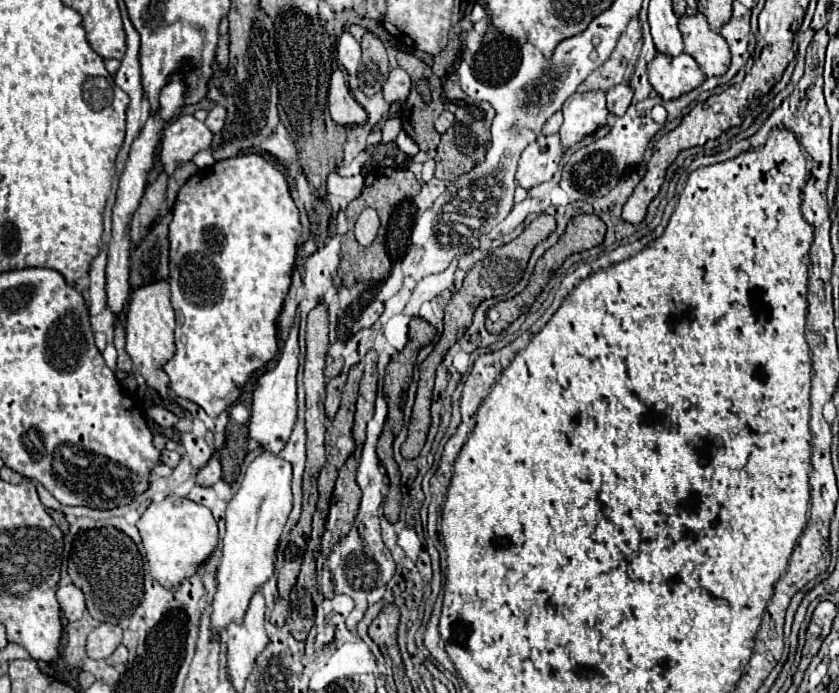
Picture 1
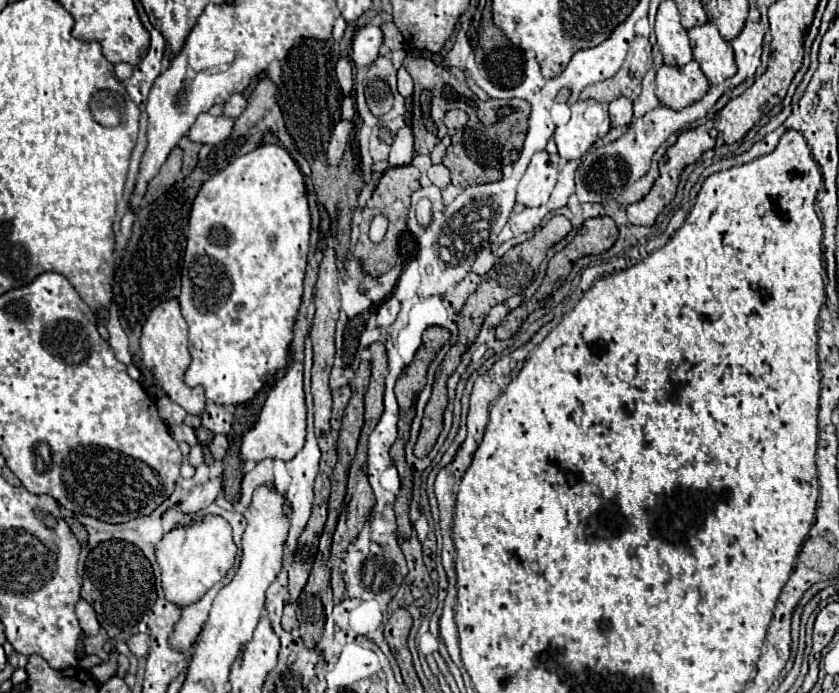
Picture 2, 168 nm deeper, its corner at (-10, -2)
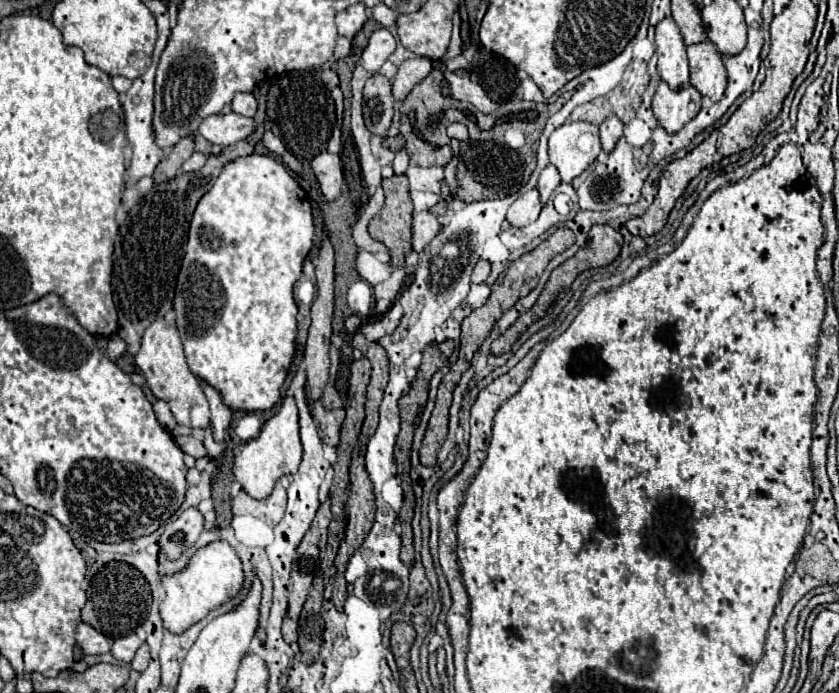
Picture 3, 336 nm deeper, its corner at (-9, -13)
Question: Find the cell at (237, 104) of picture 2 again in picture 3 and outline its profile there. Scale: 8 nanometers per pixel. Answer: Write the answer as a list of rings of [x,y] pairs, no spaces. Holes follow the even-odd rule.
[[[236,93],[236,97],[232,99],[232,111],[240,113],[240,115],[254,117],[256,109],[258,109],[258,103],[252,93]]]

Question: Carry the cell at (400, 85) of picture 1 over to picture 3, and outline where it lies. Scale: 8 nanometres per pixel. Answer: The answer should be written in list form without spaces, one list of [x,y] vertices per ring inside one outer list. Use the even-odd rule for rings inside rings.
[[[414,57],[414,59],[404,61],[400,65],[396,77],[392,79],[392,95],[398,101],[406,99],[406,95],[414,89],[414,85],[418,85],[430,71],[432,71],[432,61],[430,59]]]

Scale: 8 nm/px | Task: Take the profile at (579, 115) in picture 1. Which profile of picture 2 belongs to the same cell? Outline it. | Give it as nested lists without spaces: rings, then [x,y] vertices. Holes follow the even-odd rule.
[[[579,100],[571,106],[571,120],[563,126],[557,126],[553,134],[561,158],[579,158],[593,142],[609,132],[611,120],[607,108],[609,104],[599,100]]]

